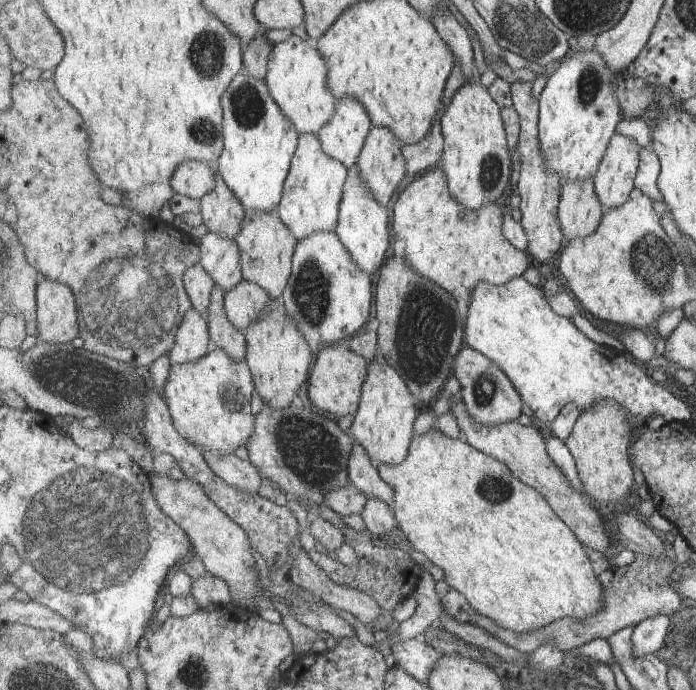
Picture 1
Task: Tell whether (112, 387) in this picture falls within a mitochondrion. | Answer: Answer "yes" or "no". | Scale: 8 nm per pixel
yes

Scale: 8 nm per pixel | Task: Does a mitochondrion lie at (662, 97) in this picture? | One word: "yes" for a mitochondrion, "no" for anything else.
yes

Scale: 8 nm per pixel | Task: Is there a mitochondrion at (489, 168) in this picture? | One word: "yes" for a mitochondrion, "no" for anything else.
yes

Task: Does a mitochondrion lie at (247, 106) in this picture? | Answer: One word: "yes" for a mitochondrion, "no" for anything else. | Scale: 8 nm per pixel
yes

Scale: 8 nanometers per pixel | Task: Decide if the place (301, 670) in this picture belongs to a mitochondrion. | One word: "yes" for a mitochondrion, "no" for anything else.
no

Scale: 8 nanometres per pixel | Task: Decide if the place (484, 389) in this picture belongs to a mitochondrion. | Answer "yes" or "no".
yes

